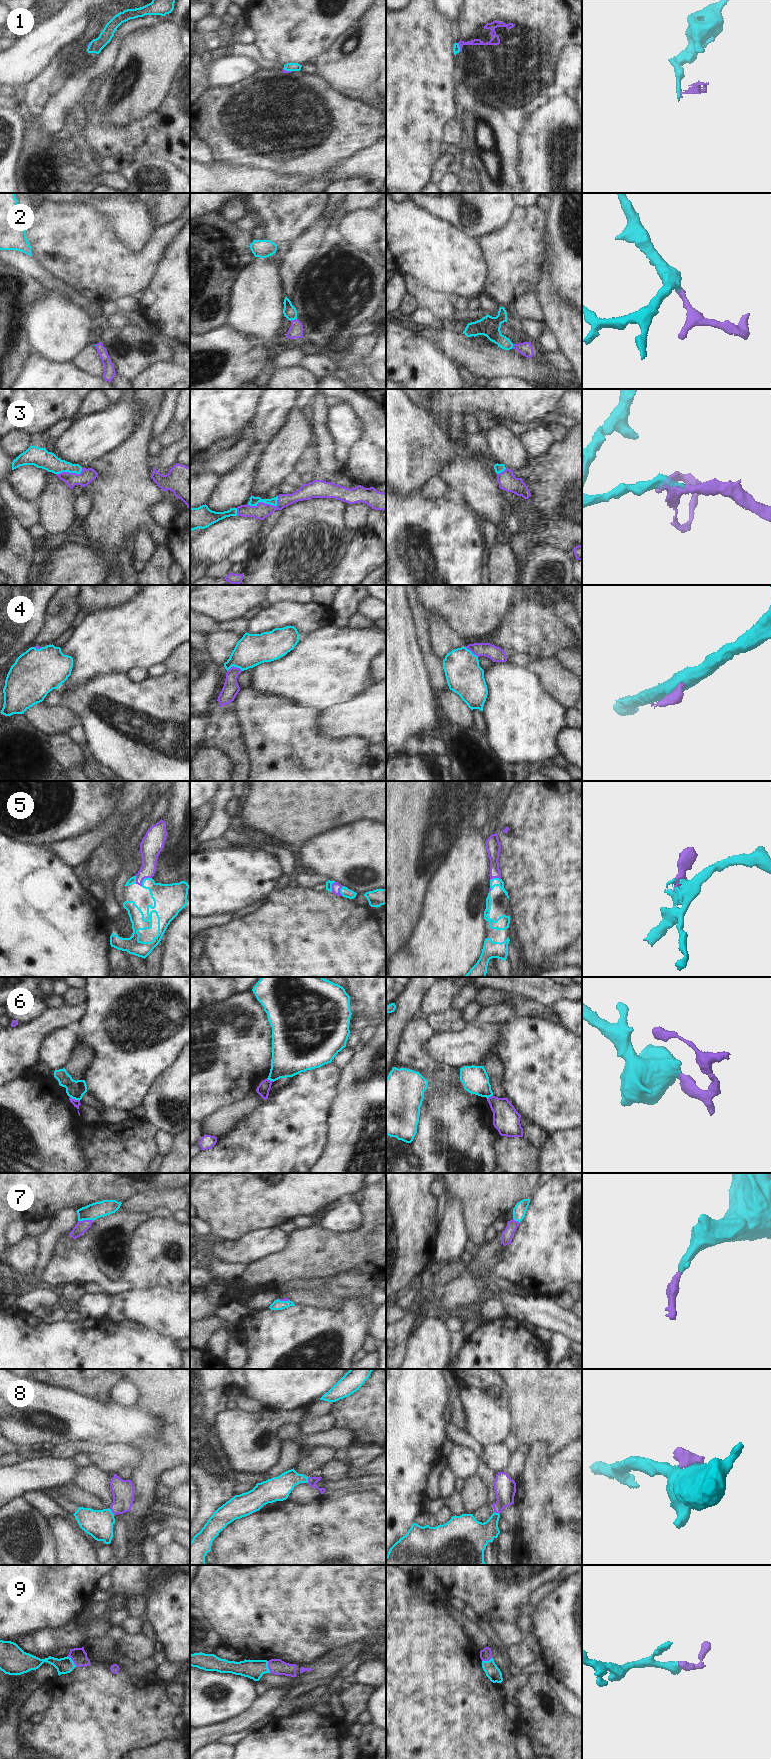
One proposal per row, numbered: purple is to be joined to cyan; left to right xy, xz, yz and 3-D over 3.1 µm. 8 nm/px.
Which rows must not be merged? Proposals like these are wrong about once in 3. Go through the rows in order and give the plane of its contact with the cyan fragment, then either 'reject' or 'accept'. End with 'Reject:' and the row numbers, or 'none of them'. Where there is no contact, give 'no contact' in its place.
1: yz | reject
2: xz | accept
3: xz | accept
4: xz | reject
5: xy | accept
6: xy | reject
7: xy | accept
8: xy | accept
9: xy | accept
Reject: 1, 4, 6

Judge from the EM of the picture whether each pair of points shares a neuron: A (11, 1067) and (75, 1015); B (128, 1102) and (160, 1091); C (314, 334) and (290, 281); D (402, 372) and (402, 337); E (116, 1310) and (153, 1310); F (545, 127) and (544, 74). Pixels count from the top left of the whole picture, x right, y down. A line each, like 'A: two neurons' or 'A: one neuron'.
A: one neuron
B: two neurons
C: two neurons
D: one neuron
E: one neuron
F: two neurons

